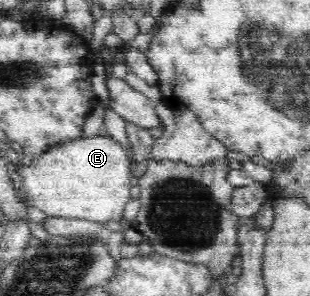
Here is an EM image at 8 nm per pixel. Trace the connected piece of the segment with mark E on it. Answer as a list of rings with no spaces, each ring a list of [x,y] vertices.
[[[98,133],[92,137],[85,137],[68,141],[51,150],[34,157],[29,165],[17,165],[16,169],[22,176],[20,190],[25,192],[34,208],[39,208],[48,216],[62,216],[63,218],[80,218],[96,223],[105,224],[109,220],[121,221],[126,213],[126,204],[131,200],[131,174],[127,151],[111,136]]]

